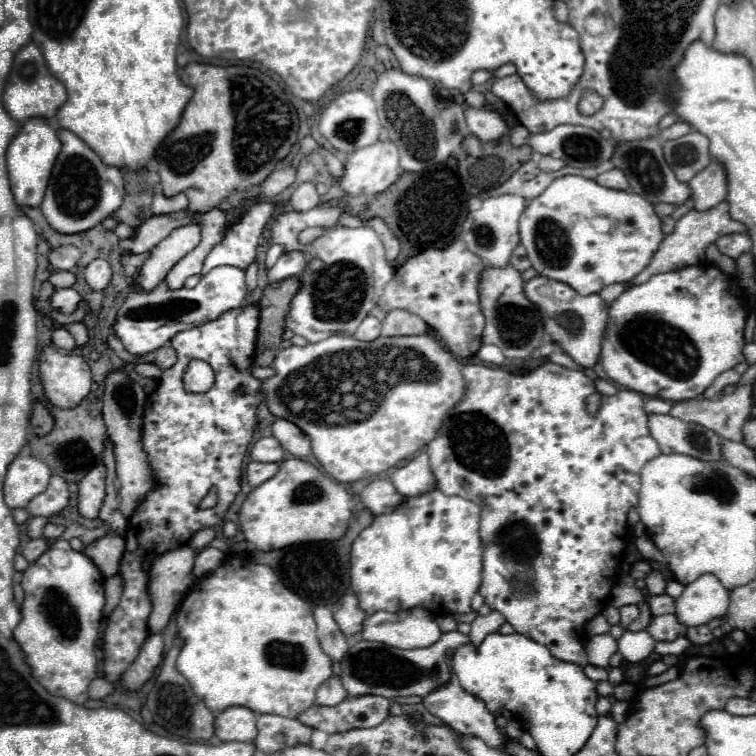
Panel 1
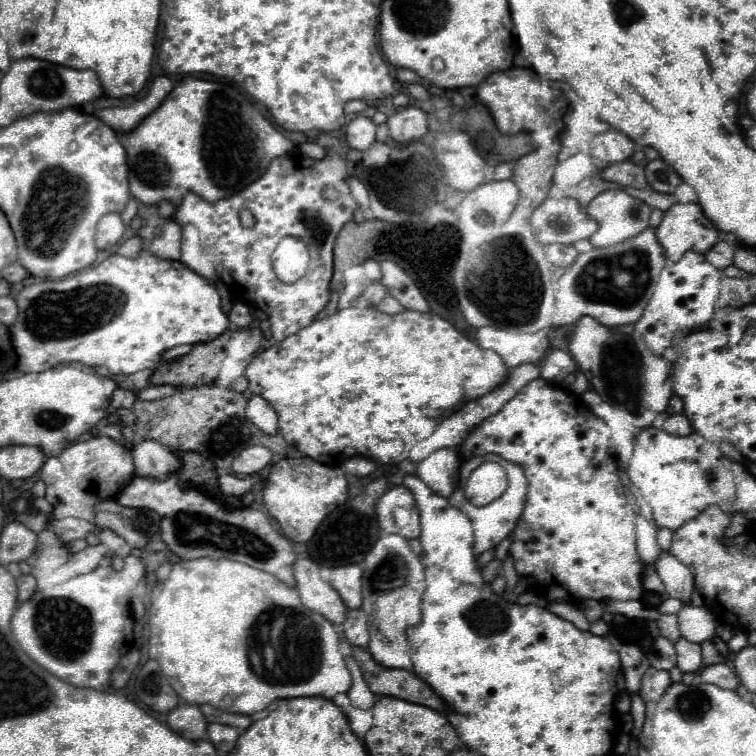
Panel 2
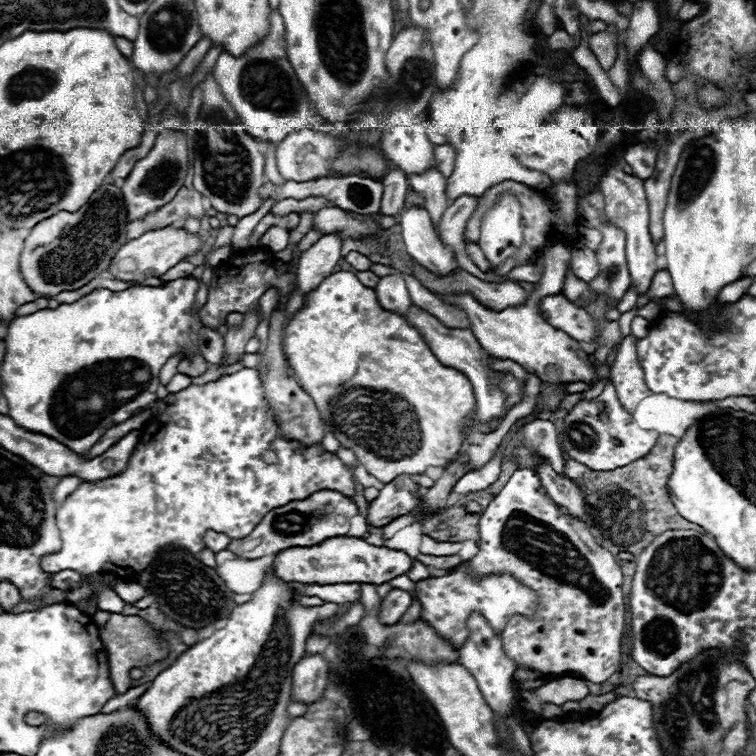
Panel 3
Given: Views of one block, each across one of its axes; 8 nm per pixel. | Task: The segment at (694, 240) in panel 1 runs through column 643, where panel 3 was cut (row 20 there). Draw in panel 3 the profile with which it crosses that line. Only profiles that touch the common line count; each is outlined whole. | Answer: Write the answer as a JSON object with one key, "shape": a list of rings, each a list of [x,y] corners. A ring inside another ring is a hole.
{"shape":[[[272,10],[270,22],[270,34],[260,46],[248,50],[240,58],[222,52],[216,60],[214,76],[216,80],[220,80],[220,88],[224,96],[228,96],[228,102],[236,108],[236,114],[240,116],[244,128],[260,140],[278,144],[280,140],[284,140],[284,136],[290,136],[302,128],[318,130],[322,118],[310,104],[300,80],[296,78],[292,64],[288,62],[284,38],[286,28],[282,16],[276,10]]]}

